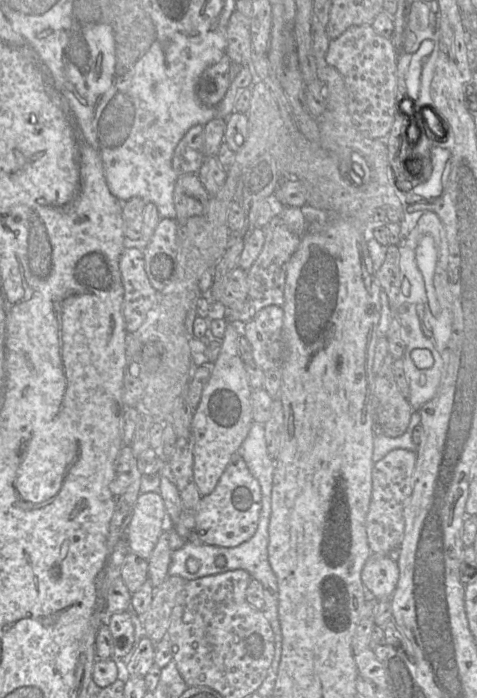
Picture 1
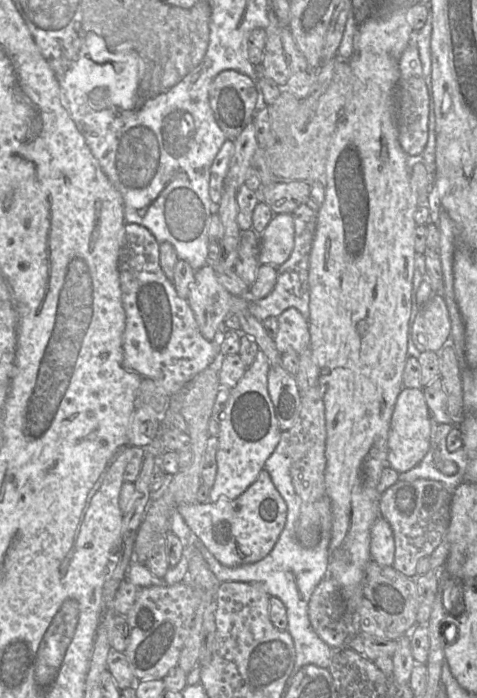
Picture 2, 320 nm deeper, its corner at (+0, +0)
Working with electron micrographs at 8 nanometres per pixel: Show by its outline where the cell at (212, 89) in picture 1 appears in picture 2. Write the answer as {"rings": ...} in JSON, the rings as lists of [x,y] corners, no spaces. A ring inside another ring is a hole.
{"rings":[[[224,70],[213,79],[209,88],[209,102],[219,127],[231,141],[253,123],[256,111],[265,106],[260,87],[249,76],[236,70]]]}

